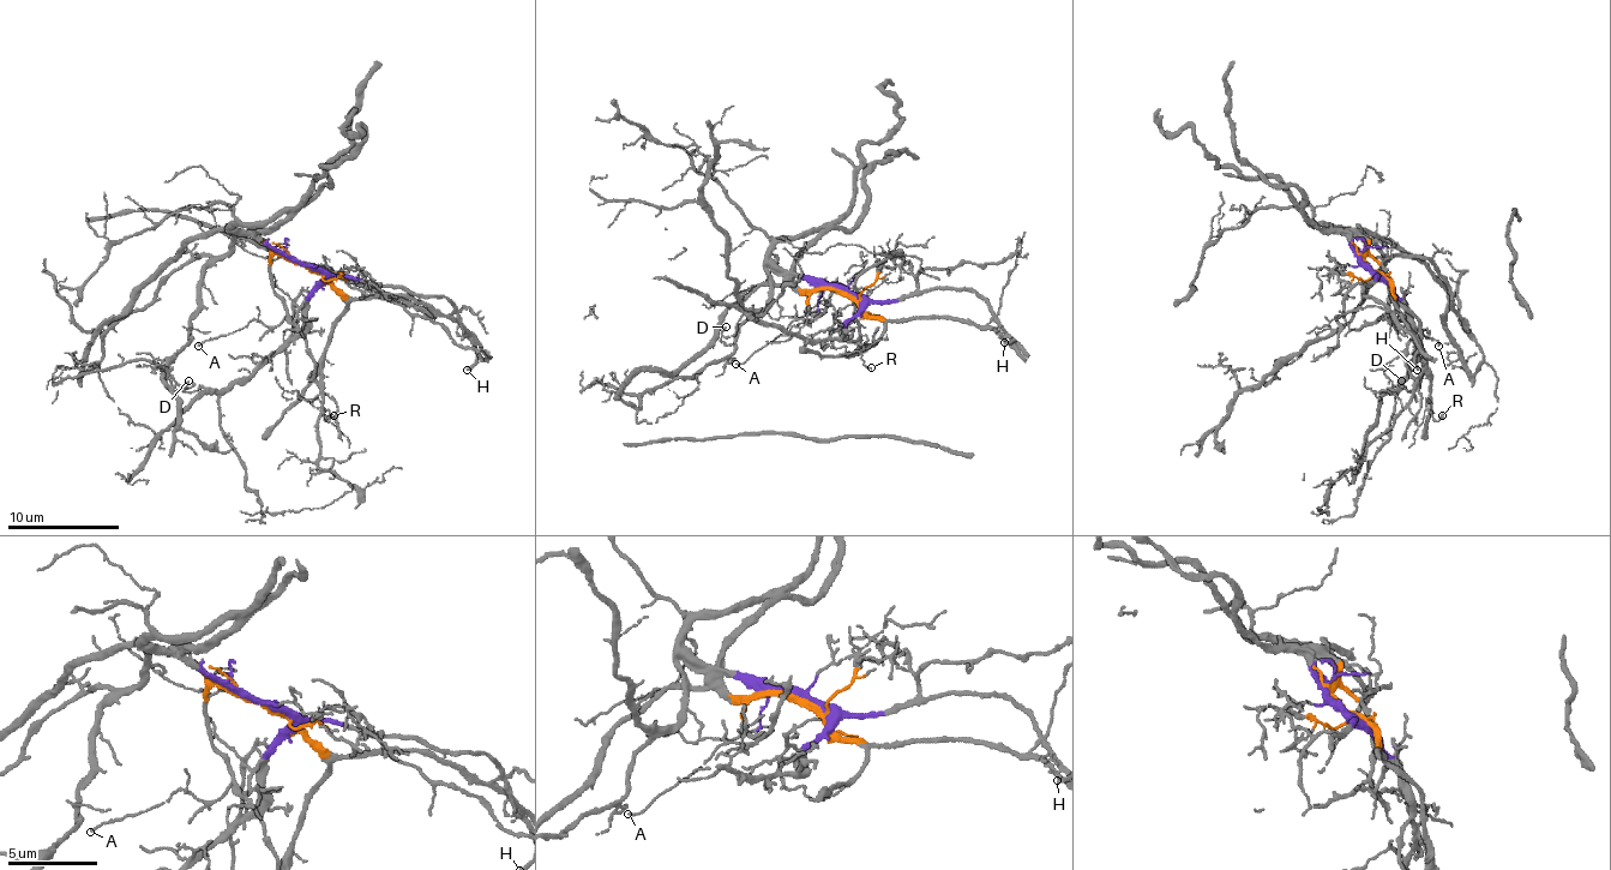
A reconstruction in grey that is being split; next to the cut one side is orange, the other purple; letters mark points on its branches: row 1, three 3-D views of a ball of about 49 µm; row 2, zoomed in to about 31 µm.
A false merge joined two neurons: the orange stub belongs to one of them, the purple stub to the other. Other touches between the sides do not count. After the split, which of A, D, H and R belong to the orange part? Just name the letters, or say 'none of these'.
A, H, R

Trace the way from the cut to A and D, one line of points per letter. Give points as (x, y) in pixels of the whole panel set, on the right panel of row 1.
A: (1370, 265), (1364, 259), (1370, 257), (1387, 278), (1387, 316), (1393, 326), (1401, 320), (1435, 337), (1437, 346)
D: (1368, 265), (1404, 307), (1404, 320), (1416, 337), (1412, 366), (1395, 388), (1389, 388), (1412, 391), (1401, 379)

